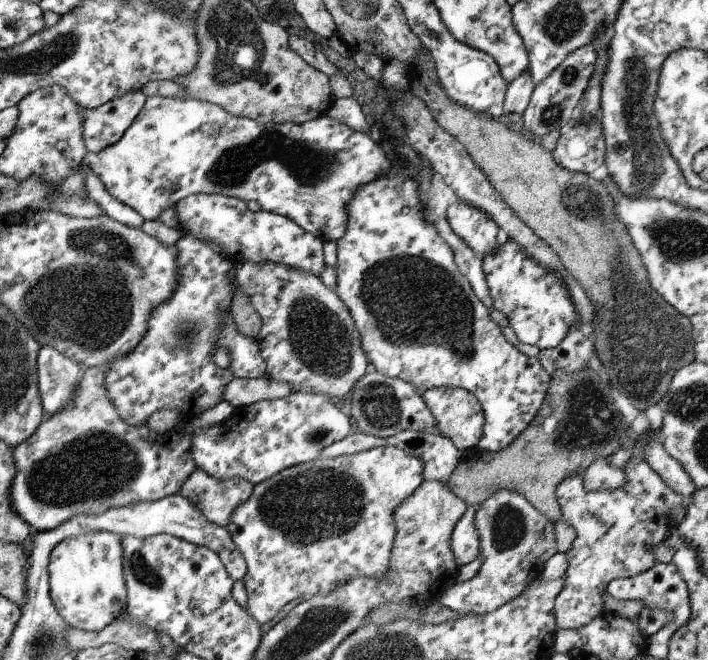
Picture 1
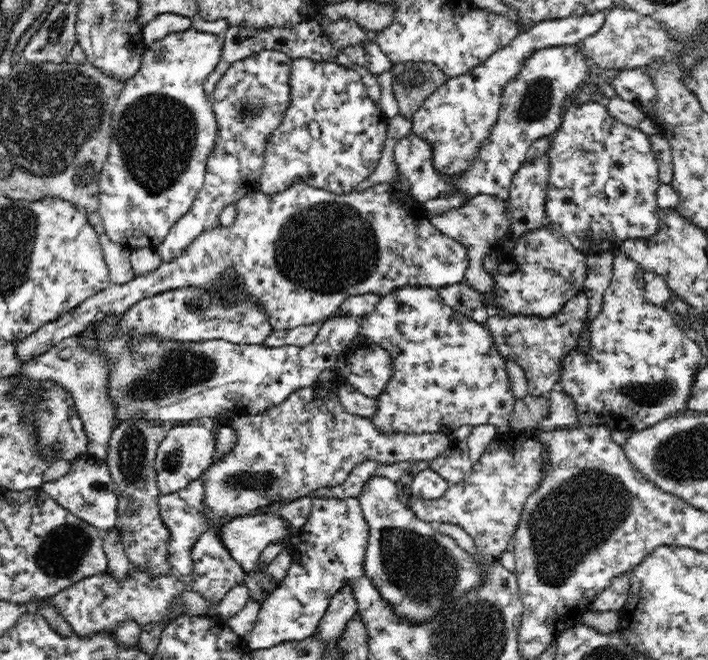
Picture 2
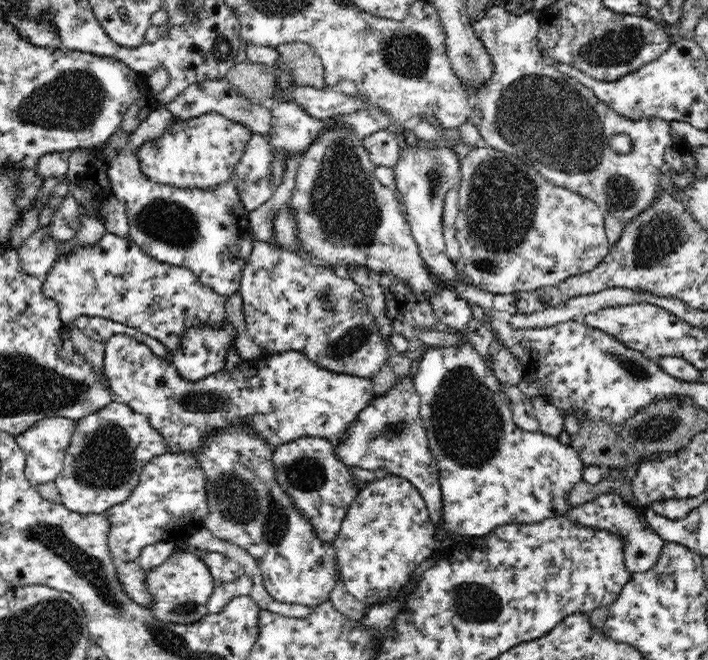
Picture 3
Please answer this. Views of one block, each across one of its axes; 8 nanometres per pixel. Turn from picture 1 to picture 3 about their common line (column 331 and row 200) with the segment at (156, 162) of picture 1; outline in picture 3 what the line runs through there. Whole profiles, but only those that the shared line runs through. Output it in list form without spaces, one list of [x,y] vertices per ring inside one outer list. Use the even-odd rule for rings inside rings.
[[[168,107],[150,111],[130,133],[130,144],[114,156],[106,169],[112,195],[124,205],[129,220],[129,237],[148,257],[162,263],[188,268],[201,284],[226,298],[239,293],[241,276],[249,264],[255,239],[248,210],[231,182],[216,190],[186,190],[169,184],[150,182],[139,169],[135,150],[147,140],[162,134],[176,117]]]

